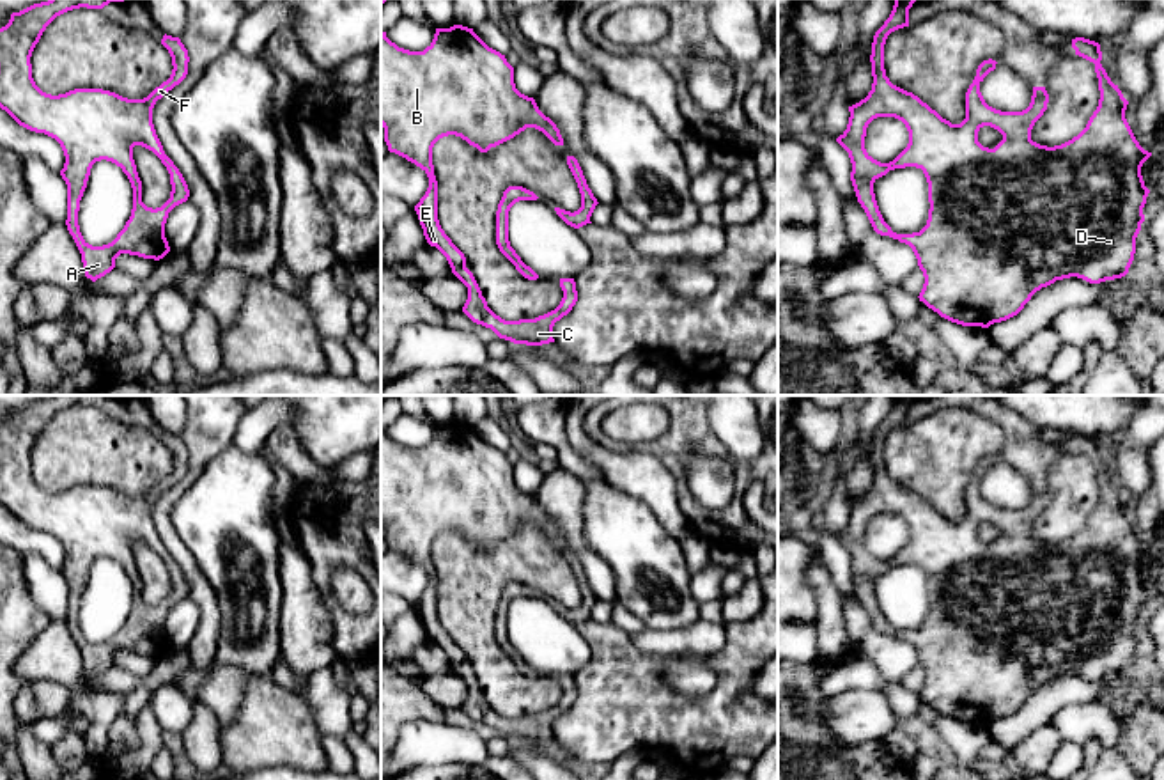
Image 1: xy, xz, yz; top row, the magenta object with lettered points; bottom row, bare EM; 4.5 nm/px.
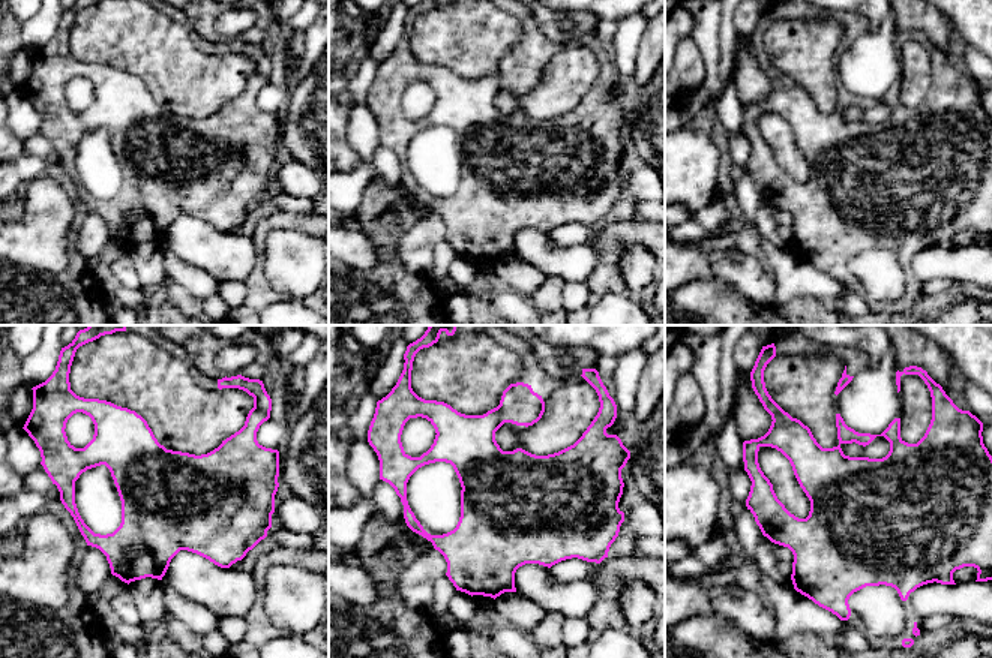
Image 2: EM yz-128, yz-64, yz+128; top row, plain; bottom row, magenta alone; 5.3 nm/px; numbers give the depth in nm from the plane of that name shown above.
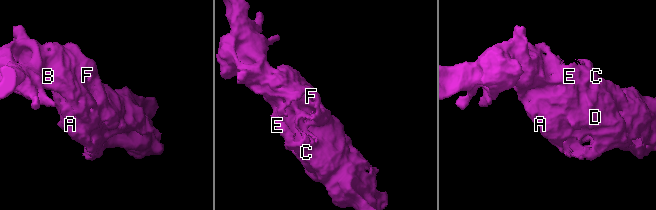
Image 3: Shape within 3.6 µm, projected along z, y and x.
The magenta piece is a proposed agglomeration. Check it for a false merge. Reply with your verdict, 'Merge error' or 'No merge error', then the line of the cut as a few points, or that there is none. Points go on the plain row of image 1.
No merge error. No split

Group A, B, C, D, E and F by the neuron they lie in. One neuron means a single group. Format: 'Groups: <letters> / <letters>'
Groups: A B C D E F

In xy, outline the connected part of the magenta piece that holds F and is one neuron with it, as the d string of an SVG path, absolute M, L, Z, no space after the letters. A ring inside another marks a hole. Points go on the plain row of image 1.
M50 395L12 410L0 425L0 505L19 523L55 535L66 553L62 576L67 581L67 628L73 633L85 667L96 679L115 665L120 651L163 656L168 649L165 620L168 610L188 597L188 581L165 551L152 521L152 505L188 472L188 447L179 434L163 433L161 441L172 454L172 472L144 496L128 496L103 486L74 486L51 493L32 475L30 454L46 424L60 411L87 404L103 406L124 395ZM133 544L152 548L170 571L170 596L161 604L142 599L142 578L133 557ZM96 558L112 558L122 566L133 585L133 606L117 635L103 644L89 642L78 622L80 597Z

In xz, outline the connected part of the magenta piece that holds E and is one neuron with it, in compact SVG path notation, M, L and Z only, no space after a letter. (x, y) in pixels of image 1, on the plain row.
M462 422L436 425L423 448L399 445L381 427L381 523L388 548L415 560L429 574L429 585L415 608L427 640L446 654L452 670L468 684L462 709L514 741L555 739L555 720L578 698L574 675L560 675L563 695L555 707L535 716L505 718L487 704L464 651L438 617L432 544L439 535L455 532L487 550L535 525L555 542L563 542L556 521L539 507L533 495L516 486L514 464L505 452Z

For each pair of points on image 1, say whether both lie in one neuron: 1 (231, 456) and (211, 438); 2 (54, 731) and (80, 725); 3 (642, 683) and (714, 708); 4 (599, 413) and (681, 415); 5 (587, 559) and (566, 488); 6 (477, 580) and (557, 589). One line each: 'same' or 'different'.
1: different
2: same
3: same
4: same
5: same
6: same

